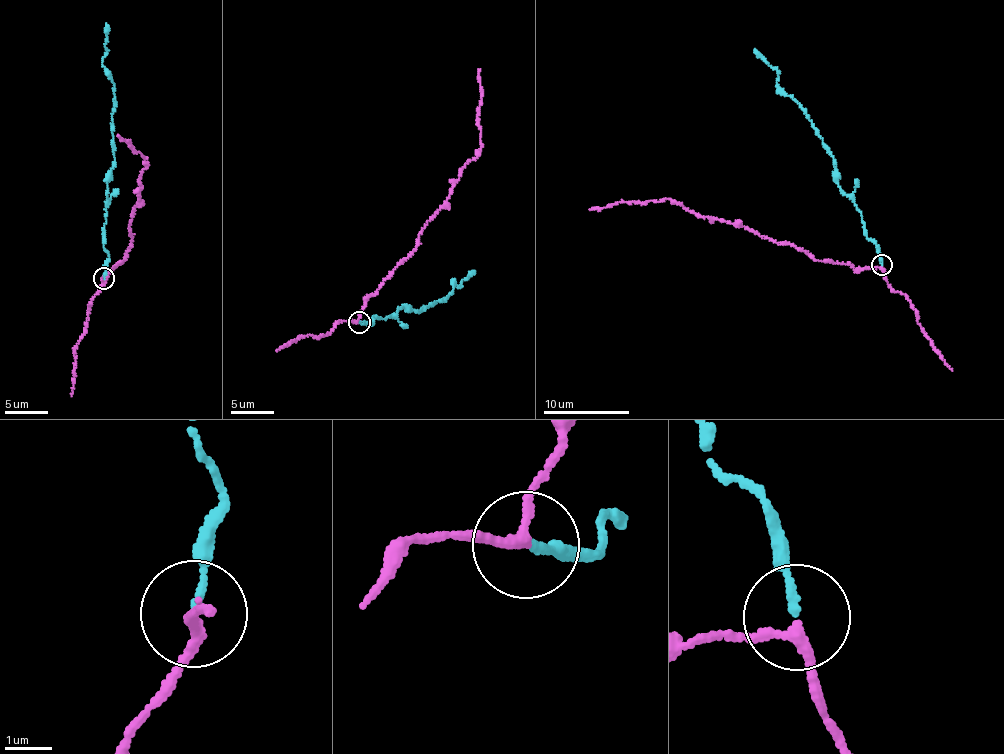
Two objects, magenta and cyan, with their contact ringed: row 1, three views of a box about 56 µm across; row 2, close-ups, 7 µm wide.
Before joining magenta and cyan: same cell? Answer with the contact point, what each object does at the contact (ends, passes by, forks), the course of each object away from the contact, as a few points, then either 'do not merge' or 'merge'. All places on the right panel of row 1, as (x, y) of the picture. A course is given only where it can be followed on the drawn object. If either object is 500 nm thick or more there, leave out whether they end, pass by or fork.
at (882, 264); magenta passes by; cyan ends there; magenta runs (882, 265), (862, 269), (814, 260), (791, 244), (769, 241), (727, 221), (698, 217), (668, 198), (589, 209); cyan runs (882, 265), (861, 211), (838, 184), (833, 156), (811, 120), (776, 84), (778, 71), (755, 49); merge

